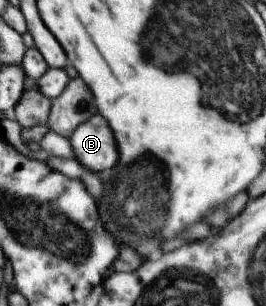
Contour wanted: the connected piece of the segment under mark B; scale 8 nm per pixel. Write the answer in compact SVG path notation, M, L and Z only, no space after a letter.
M93 115L69 135L72 159L87 170L99 173L118 163L117 141L101 115Z

